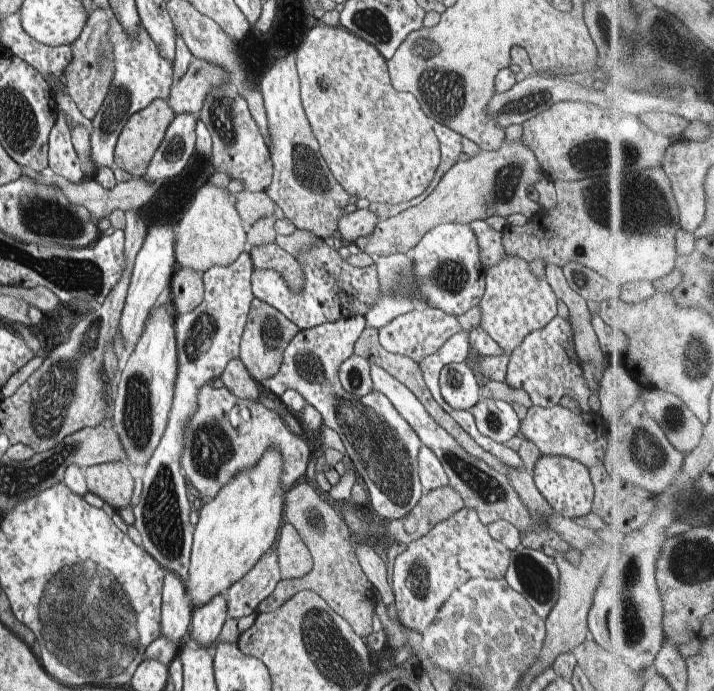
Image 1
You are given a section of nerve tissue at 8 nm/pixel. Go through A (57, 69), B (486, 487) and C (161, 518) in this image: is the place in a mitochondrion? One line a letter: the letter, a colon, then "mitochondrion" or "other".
A: other
B: mitochondrion
C: mitochondrion

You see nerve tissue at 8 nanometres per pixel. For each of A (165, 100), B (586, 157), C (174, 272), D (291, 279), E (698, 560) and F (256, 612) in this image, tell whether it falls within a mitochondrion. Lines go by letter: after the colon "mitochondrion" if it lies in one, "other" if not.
A: other
B: mitochondrion
C: other
D: other
E: mitochondrion
F: other

